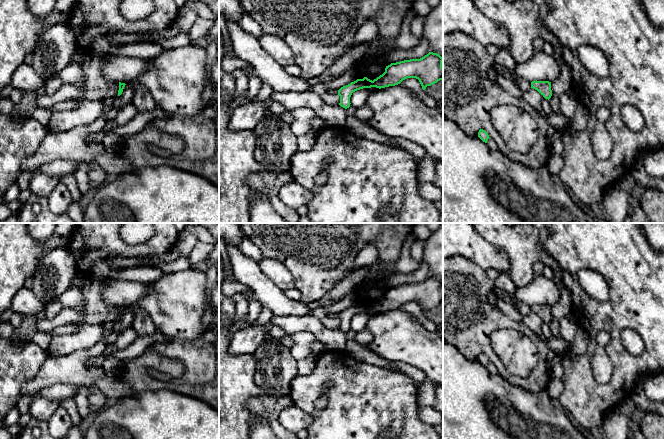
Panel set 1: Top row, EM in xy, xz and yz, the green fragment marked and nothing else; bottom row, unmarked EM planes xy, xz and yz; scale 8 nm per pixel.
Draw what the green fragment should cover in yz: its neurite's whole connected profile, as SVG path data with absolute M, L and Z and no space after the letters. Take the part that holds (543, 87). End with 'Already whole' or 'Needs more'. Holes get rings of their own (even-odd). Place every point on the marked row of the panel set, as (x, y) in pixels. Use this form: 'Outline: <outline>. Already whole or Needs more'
Outline: M532 81L531 88L537 90L545 99L550 99L552 96L551 82L549 81Z. Already whole

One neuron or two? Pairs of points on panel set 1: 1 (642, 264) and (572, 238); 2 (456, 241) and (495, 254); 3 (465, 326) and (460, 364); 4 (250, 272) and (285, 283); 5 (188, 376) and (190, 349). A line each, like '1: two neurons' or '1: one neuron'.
1: one neuron
2: one neuron
3: two neurons
4: two neurons
5: one neuron

